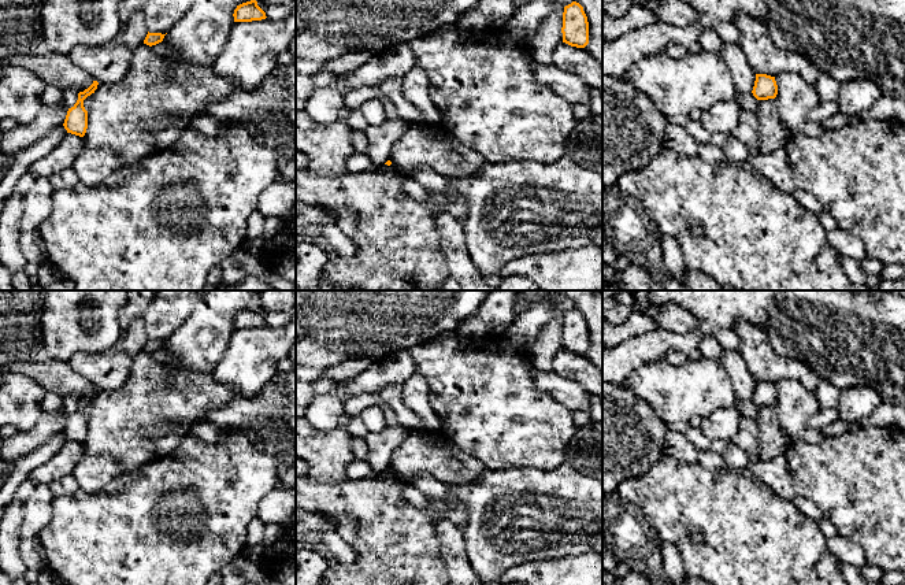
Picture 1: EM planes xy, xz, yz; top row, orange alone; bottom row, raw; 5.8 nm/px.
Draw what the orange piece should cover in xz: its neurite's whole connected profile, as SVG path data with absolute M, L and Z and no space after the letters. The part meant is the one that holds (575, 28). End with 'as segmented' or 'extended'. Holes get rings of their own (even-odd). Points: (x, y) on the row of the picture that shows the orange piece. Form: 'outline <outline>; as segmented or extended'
outline M579 3L564 7L561 33L563 42L571 47L585 48L589 44L589 22Z; as segmented

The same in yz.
outline M756 74L752 93L757 100L775 99L778 95L775 77L767 74Z; as segmented

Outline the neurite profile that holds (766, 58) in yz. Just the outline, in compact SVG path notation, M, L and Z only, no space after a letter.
M739 12L732 23L741 32L741 47L756 74L776 77L791 73L816 86L819 69L808 58L778 48L761 22Z

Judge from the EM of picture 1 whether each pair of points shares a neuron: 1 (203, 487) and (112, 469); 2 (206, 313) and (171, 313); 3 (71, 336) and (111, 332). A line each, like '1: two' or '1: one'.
1: two
2: two
3: one

